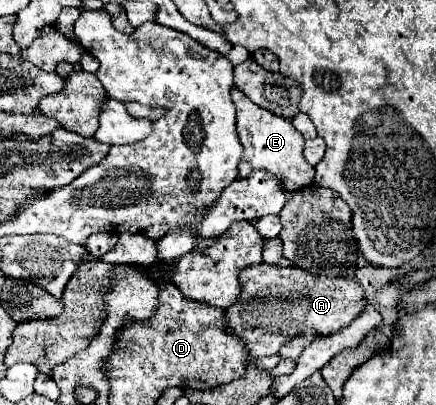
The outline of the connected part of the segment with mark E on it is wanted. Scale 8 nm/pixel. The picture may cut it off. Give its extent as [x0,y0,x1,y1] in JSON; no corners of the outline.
[231,89,315,191]

